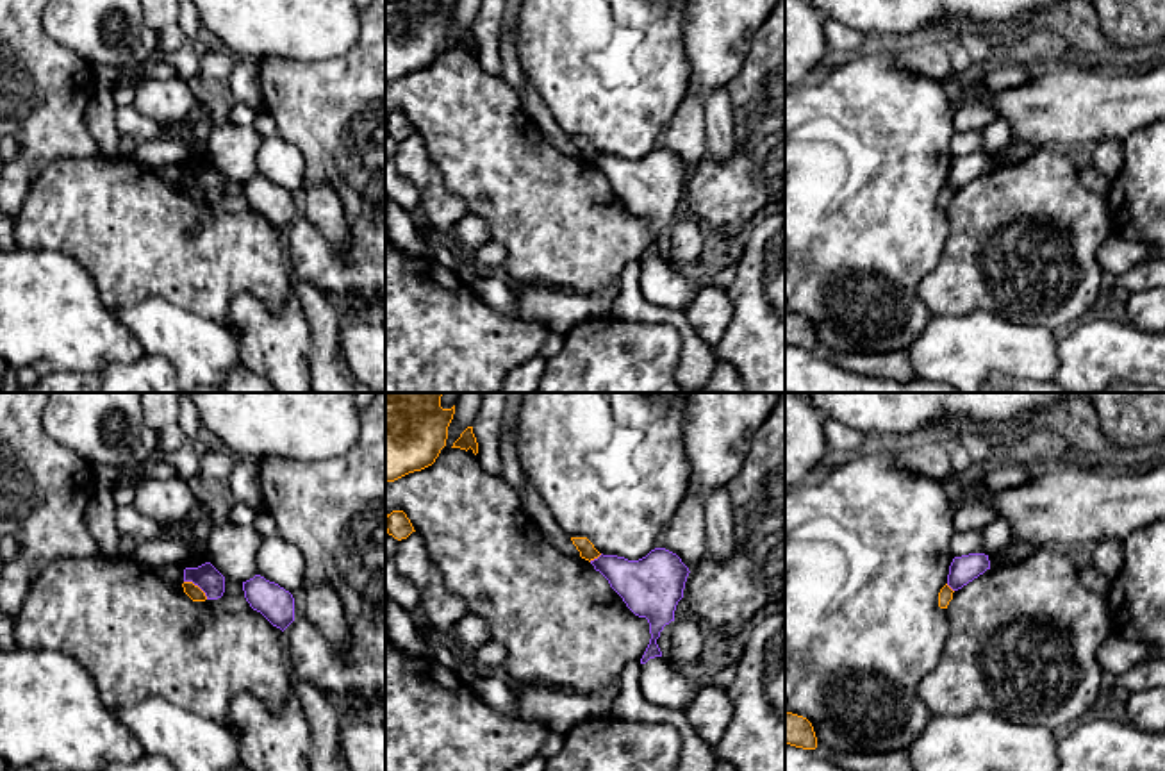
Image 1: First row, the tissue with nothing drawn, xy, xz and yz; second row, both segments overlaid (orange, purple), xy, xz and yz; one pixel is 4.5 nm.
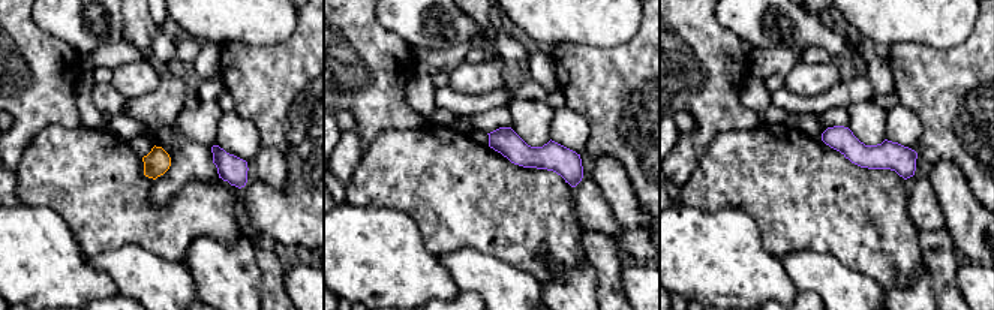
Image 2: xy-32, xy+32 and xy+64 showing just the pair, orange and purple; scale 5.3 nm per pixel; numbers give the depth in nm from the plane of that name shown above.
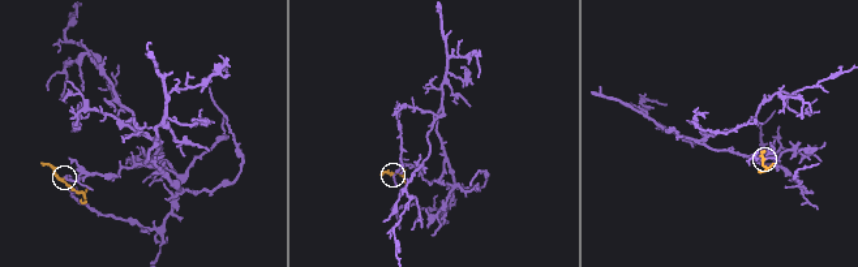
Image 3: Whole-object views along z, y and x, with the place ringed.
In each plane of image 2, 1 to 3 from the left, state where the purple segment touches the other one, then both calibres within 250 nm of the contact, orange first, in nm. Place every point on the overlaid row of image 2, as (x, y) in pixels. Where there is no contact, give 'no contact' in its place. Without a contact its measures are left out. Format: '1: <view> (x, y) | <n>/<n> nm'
1: no contact
2: no contact
3: no contact

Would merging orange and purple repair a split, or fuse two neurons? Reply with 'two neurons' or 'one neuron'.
two neurons

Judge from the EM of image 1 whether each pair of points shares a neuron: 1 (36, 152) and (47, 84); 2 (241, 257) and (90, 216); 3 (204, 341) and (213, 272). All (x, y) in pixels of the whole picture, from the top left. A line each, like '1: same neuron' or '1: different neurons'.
1: same neuron
2: same neuron
3: different neurons

